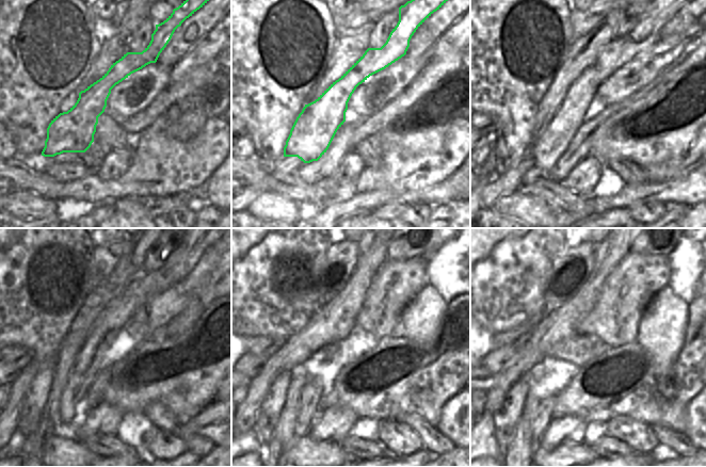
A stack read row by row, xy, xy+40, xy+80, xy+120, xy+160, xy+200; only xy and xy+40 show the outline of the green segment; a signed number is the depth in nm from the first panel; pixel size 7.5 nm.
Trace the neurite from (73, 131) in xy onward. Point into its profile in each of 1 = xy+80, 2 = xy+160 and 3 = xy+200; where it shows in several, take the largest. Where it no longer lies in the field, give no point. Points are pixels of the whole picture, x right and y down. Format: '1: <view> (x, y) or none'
1: xy+80 (546, 150)
2: xy+160 (310, 395)
3: xy+200 (543, 416)

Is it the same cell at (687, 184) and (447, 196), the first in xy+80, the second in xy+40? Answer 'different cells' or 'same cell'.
same cell

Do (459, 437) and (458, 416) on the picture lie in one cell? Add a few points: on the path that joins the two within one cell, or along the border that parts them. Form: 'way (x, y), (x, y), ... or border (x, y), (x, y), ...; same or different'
way (459, 432), (459, 421); same

